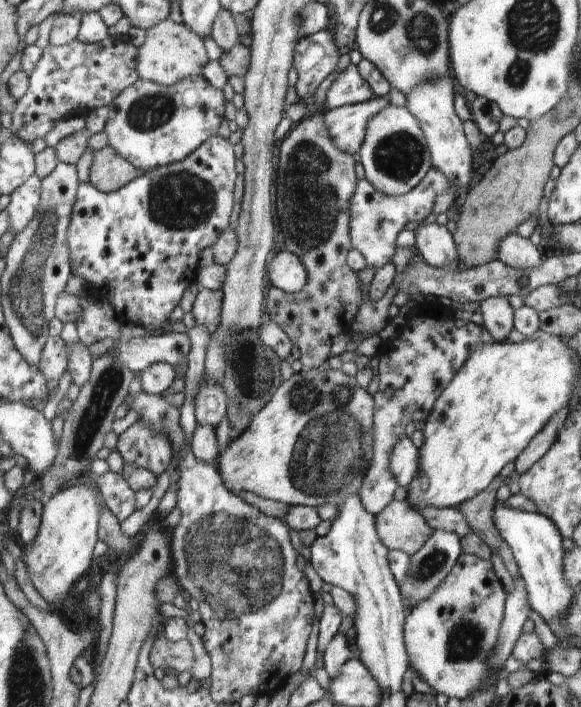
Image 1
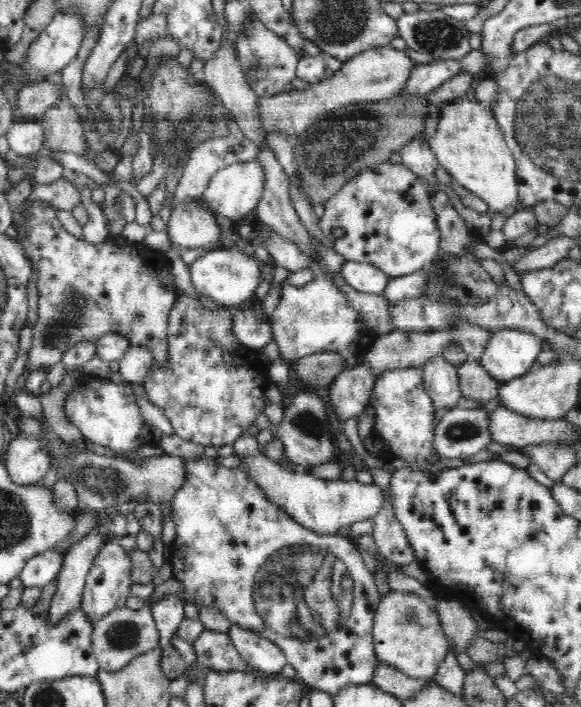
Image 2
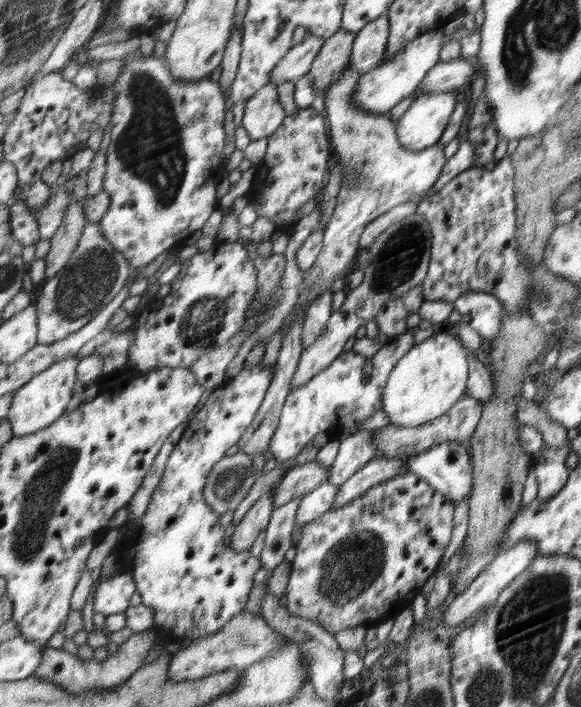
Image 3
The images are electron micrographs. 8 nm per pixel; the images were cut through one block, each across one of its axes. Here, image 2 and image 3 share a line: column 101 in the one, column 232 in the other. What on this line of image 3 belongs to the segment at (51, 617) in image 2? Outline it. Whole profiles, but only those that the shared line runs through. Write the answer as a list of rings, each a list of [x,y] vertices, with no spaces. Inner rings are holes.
[[[273,490],[266,492],[258,501],[256,501],[246,515],[236,525],[232,535],[230,548],[236,553],[248,552],[254,540],[260,532],[265,530],[269,523],[272,510]]]

